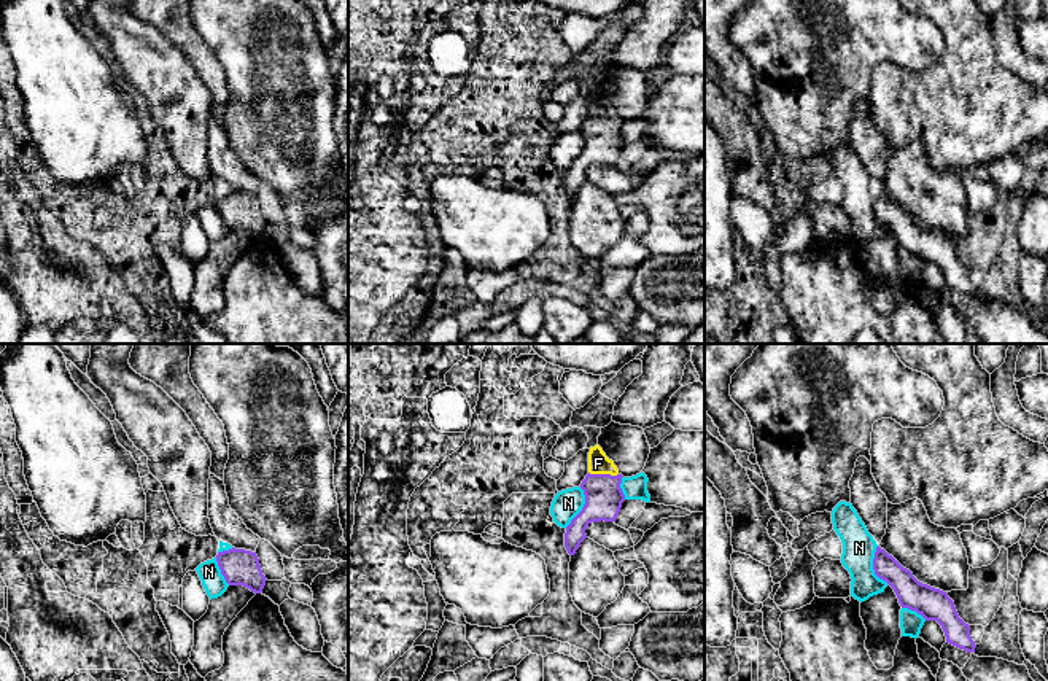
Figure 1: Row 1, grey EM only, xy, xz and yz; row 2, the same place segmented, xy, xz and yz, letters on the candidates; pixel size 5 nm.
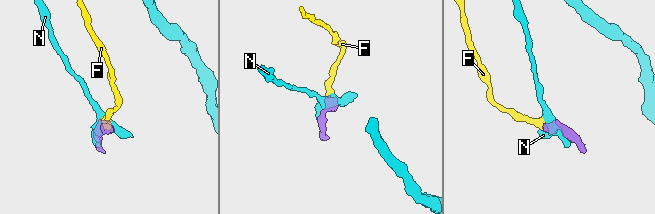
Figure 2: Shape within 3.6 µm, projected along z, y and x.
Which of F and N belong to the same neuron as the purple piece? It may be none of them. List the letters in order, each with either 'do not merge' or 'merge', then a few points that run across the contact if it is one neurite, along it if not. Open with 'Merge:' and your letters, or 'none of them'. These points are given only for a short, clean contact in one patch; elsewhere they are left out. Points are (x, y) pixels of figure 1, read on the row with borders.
Merge: F
F: merge; line xz (603, 495), (603, 474), (598, 463)
N: do not merge

